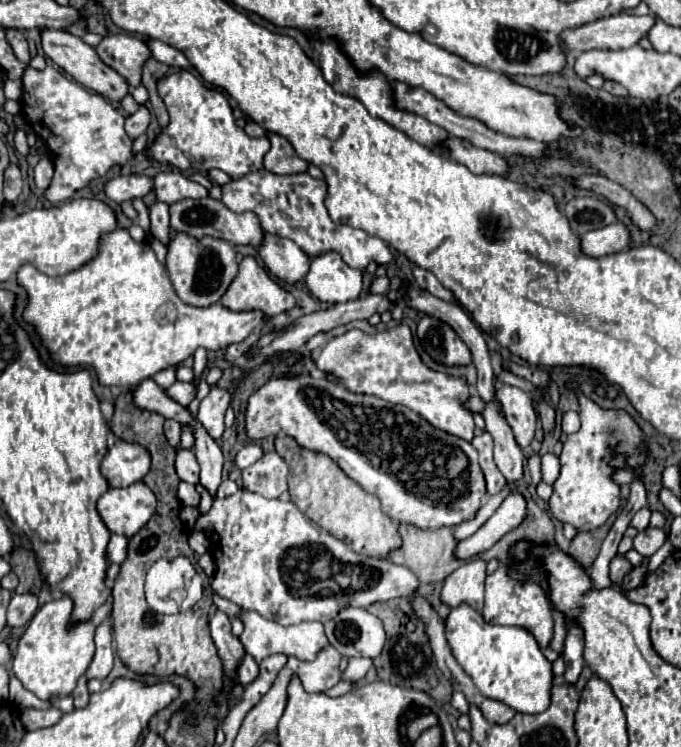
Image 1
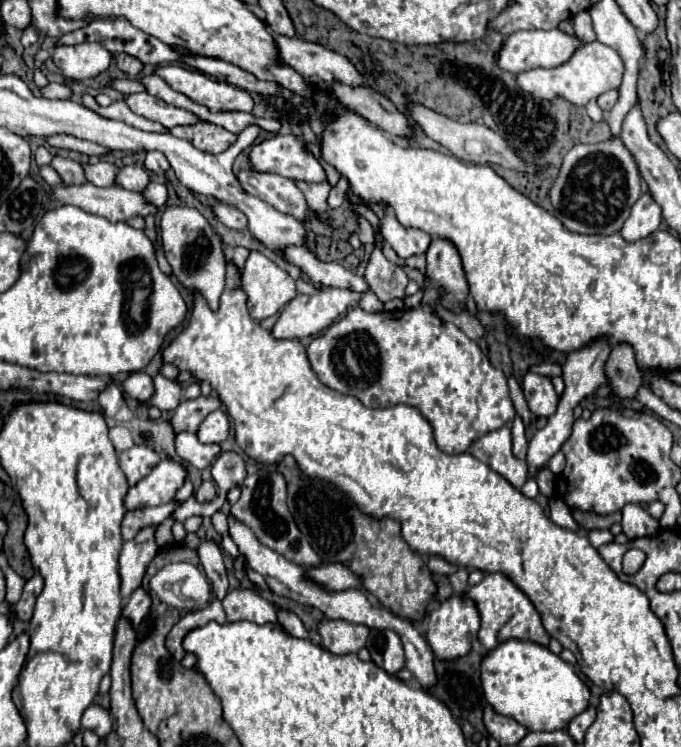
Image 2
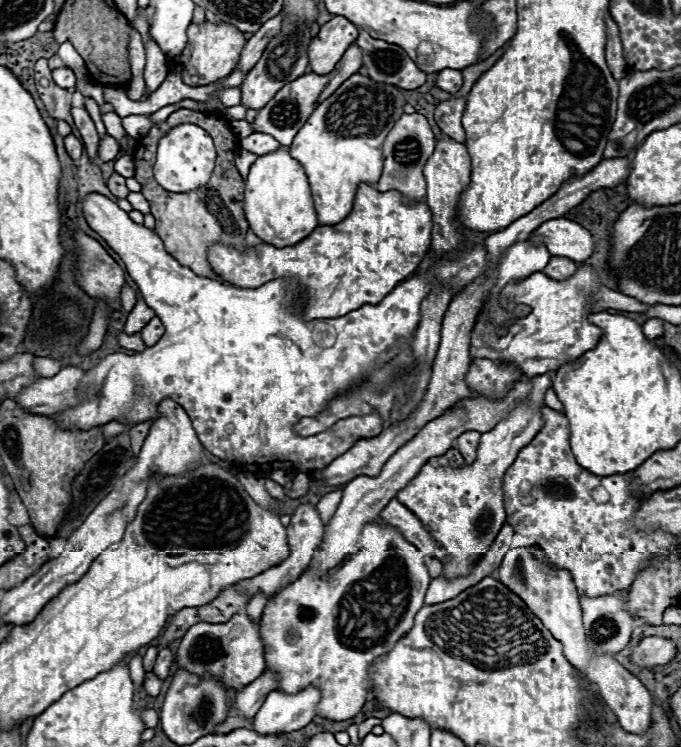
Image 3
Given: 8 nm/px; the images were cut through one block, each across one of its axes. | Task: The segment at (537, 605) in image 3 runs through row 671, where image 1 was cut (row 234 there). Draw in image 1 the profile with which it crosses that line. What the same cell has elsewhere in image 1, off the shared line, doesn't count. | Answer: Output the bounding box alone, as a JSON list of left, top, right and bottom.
[580,222,628,258]

